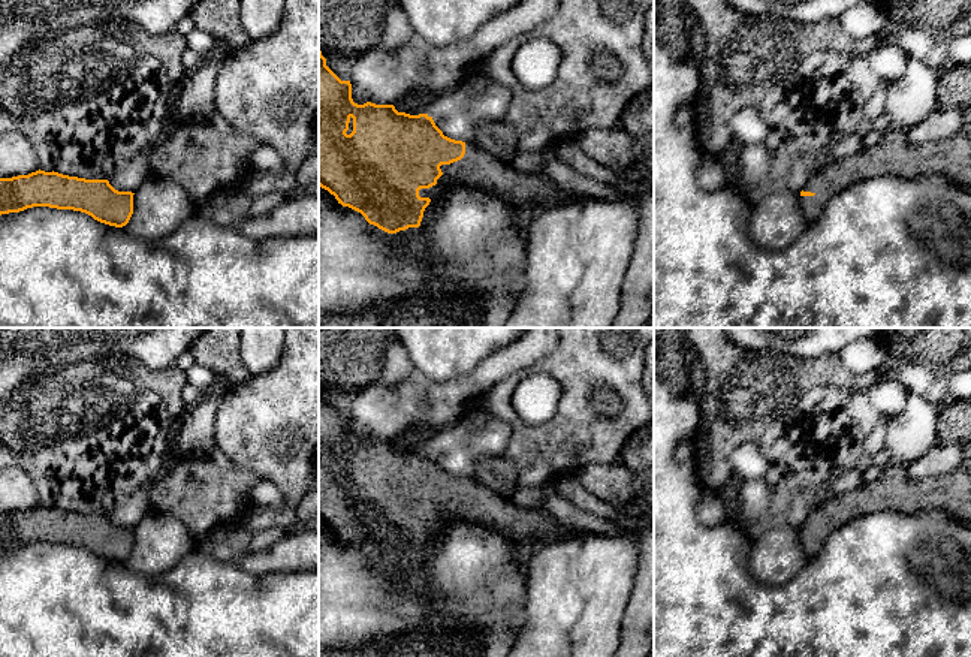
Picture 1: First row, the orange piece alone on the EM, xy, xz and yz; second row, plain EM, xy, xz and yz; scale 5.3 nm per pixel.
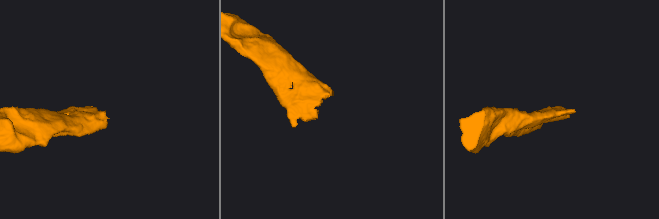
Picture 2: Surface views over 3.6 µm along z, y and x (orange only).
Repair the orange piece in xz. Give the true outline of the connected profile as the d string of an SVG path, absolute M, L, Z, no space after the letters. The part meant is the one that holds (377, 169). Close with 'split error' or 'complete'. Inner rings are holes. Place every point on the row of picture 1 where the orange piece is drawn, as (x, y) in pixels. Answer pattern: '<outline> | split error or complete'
M319 51L319 186L334 195L343 207L361 213L388 247L420 253L426 248L426 239L419 229L423 211L449 184L498 195L515 211L528 201L549 210L578 198L578 193L560 187L545 175L516 172L509 162L482 150L474 142L465 144L444 136L428 114L410 115L398 112L393 105L355 103L350 81L341 81L326 66L326 58Z | split error

